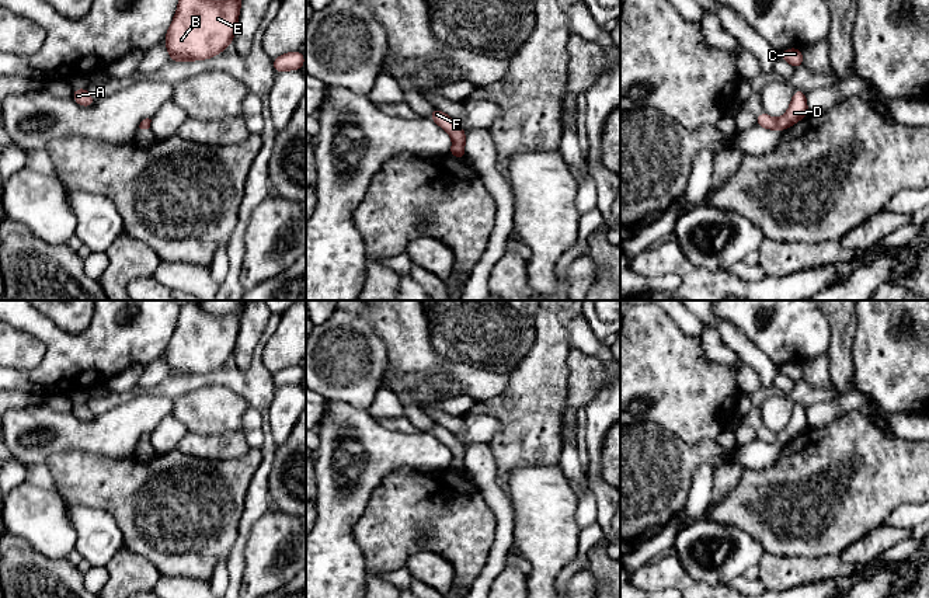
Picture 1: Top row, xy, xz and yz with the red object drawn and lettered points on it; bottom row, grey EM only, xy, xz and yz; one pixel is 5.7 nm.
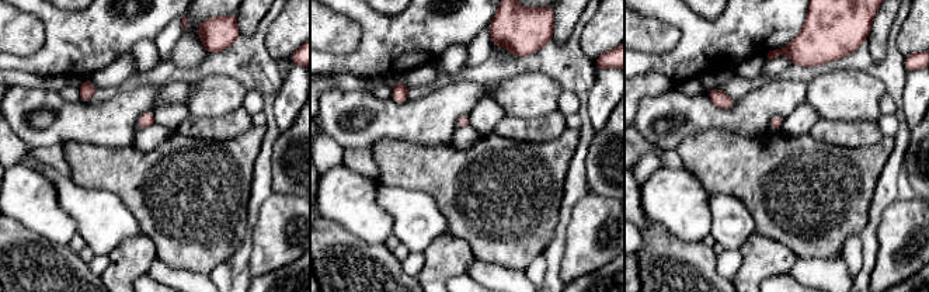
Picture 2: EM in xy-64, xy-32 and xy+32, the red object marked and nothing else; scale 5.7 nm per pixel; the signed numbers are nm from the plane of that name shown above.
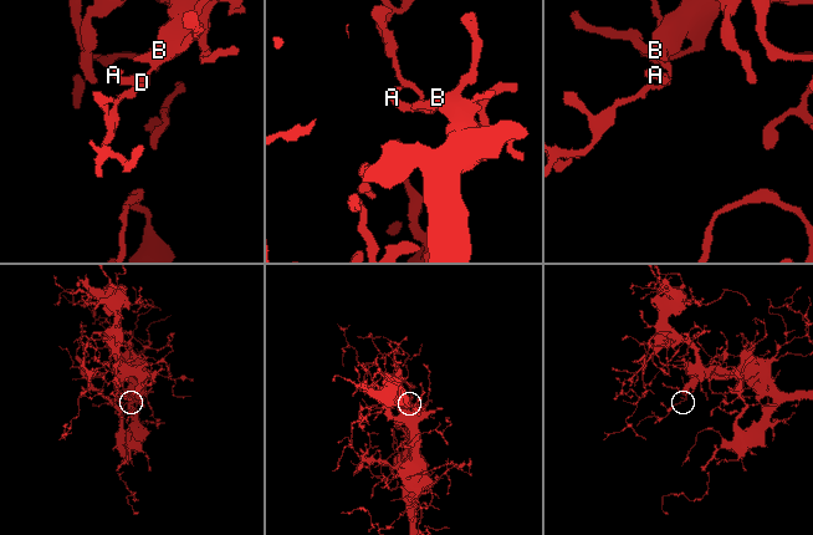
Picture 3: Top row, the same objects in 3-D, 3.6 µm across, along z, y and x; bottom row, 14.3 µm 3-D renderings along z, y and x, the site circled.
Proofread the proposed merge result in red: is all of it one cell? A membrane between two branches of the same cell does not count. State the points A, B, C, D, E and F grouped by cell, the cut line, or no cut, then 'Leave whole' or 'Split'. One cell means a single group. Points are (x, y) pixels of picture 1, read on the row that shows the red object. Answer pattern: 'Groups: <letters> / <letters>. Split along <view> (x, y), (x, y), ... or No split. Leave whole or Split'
Groups: A B C D E F. No split. Leave whole

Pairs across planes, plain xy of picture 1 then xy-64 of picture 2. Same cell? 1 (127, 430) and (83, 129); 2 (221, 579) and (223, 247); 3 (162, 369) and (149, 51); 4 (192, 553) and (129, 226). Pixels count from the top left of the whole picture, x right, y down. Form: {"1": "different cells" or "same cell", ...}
{"1": "same cell", "2": "different cells", "3": "different cells", "4": "different cells"}

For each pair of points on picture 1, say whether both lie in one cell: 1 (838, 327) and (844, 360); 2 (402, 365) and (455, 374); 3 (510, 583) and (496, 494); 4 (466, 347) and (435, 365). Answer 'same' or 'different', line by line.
1: same
2: same
3: different
4: different

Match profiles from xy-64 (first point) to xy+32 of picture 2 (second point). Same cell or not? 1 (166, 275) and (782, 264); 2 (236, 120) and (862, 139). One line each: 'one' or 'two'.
1: two
2: one

